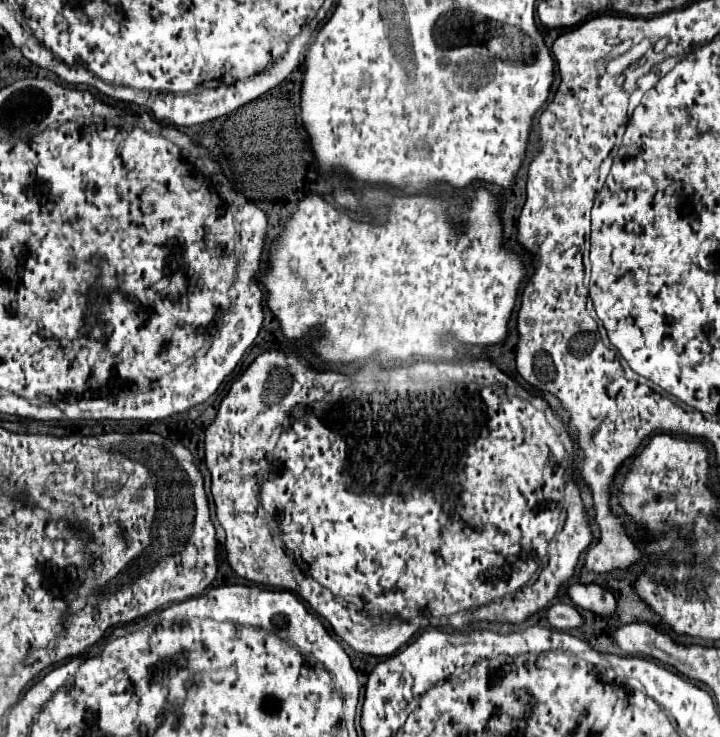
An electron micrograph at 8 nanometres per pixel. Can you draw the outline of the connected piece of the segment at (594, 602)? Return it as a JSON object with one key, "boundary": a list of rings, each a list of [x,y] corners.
{"boundary":[[[572,583],[572,585],[568,585],[566,591],[568,591],[568,597],[574,601],[574,605],[578,605],[582,609],[588,609],[588,611],[594,611],[594,613],[600,613],[606,617],[610,617],[616,609],[614,595],[596,583],[588,583],[588,585]]]}

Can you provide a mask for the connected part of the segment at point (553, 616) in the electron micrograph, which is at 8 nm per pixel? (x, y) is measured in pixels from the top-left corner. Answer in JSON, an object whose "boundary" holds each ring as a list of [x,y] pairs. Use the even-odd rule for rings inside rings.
{"boundary":[[[566,603],[552,605],[546,613],[546,619],[554,629],[574,629],[574,627],[582,625],[582,617],[580,617],[578,609],[574,605],[566,605]]]}

